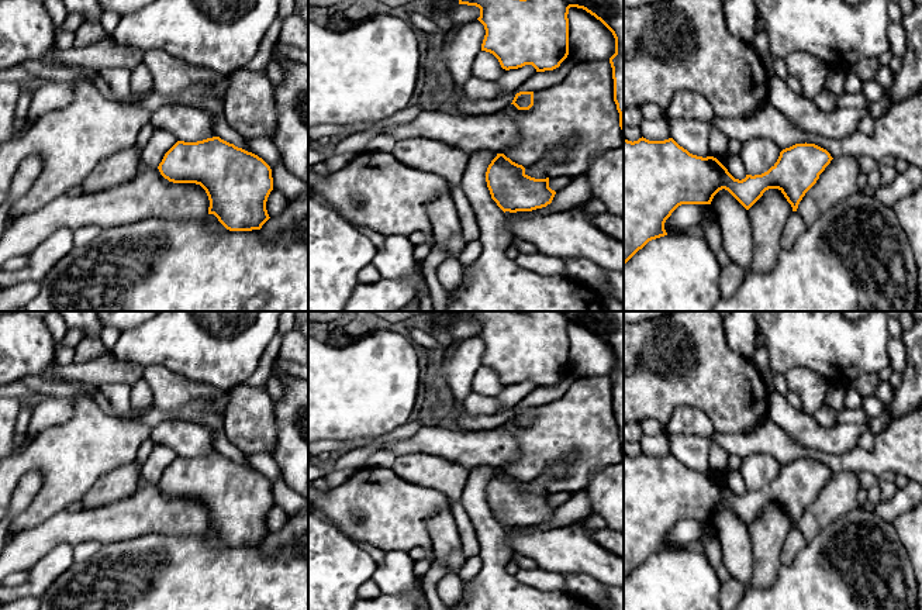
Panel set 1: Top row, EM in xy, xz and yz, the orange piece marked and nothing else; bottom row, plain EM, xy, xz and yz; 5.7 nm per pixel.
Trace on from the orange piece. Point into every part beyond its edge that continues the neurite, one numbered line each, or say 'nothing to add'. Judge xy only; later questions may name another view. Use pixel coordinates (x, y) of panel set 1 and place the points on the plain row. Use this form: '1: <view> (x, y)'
nothing to add

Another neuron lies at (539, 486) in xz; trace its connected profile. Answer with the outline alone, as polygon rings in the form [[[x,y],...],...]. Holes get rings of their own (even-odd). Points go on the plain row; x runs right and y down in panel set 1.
[[[567,455],[563,459],[549,465],[542,476],[539,476],[538,479],[529,480],[529,482],[524,482],[525,490],[535,493],[535,494],[550,493],[549,486],[564,475],[571,461],[573,458]]]

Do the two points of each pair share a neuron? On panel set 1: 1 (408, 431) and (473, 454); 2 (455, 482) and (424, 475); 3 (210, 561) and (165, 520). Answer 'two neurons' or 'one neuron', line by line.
1: two neurons
2: one neuron
3: two neurons

